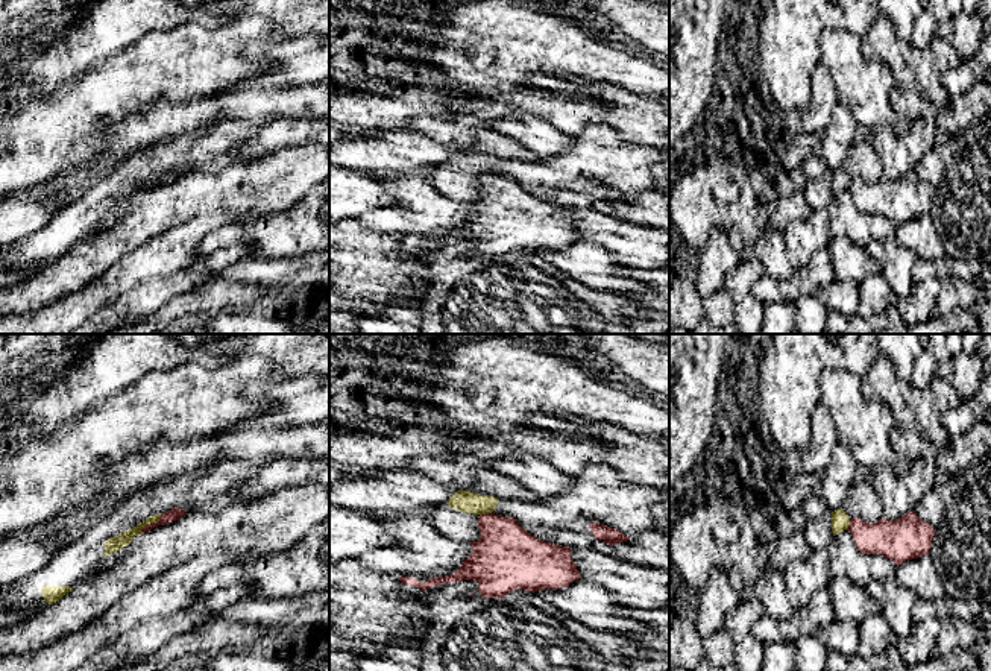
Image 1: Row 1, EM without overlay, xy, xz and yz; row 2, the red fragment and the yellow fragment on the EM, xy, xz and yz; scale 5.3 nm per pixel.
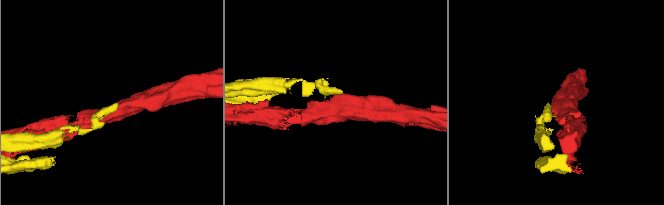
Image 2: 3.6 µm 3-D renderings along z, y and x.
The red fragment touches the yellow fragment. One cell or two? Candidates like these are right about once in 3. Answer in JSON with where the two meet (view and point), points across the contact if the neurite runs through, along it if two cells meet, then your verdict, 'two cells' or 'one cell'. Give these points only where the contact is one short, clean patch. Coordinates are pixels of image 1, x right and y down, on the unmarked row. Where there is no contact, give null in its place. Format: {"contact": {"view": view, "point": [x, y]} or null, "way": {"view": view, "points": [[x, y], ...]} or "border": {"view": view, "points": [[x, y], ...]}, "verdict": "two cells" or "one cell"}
{"contact": {"view": "xy", "point": [151, 184]}, "verdict": "two cells"}

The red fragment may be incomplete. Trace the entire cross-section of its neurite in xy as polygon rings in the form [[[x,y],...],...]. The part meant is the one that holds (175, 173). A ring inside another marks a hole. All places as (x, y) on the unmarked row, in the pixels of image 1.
[[[175,167],[175,169],[162,173],[161,178],[159,178],[156,182],[153,182],[153,184],[150,184],[150,185],[146,185],[146,187],[141,190],[140,194],[143,194],[143,193],[146,193],[146,191],[150,191],[152,188],[155,188],[155,187],[158,187],[158,185],[170,184],[170,182],[182,178],[185,173],[187,173],[187,172],[182,170],[181,167]]]

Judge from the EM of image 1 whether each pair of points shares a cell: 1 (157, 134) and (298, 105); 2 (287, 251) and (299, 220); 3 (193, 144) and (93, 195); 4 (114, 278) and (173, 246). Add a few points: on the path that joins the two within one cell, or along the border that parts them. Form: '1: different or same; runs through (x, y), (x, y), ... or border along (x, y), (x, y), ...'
1: same; runs through (191, 114), (223, 105), (263, 105)
2: same; runs through (287, 243), (299, 228)
3: same; runs through (169, 155), (117, 181)
4: same; runs through (129, 270), (158, 257)

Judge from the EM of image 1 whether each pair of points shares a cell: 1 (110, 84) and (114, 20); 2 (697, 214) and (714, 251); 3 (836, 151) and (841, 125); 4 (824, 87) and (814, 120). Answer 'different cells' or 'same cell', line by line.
1: different cells
2: different cells
3: same cell
4: same cell

